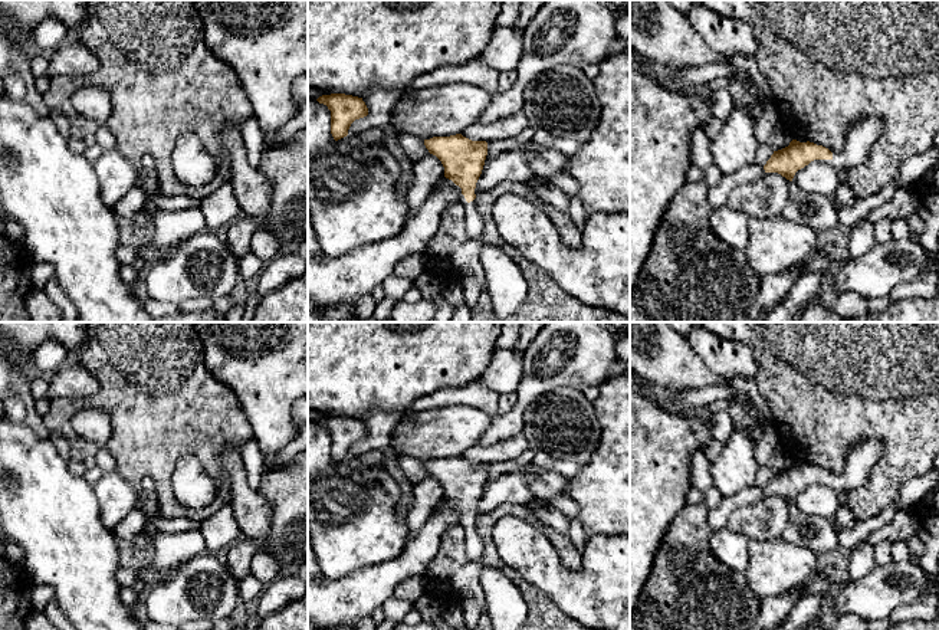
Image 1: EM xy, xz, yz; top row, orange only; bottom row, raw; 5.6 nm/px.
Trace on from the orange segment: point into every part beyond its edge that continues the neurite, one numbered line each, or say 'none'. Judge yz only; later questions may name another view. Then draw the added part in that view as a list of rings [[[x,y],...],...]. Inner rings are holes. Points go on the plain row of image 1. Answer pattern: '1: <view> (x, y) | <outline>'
none

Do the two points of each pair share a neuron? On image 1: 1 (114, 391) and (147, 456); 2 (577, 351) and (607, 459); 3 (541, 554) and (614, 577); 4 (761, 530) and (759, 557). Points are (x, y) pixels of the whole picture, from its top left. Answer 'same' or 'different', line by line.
1: same
2: different
3: same
4: different

